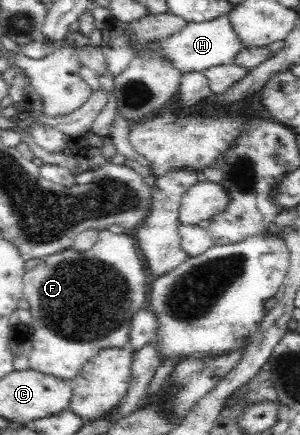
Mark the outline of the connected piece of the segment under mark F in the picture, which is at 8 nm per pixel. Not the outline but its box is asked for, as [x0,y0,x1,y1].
[22,229,150,381]

